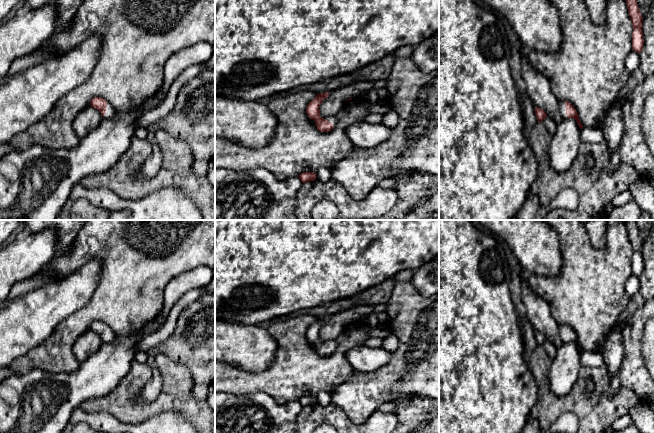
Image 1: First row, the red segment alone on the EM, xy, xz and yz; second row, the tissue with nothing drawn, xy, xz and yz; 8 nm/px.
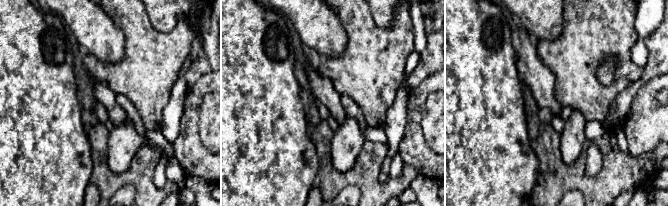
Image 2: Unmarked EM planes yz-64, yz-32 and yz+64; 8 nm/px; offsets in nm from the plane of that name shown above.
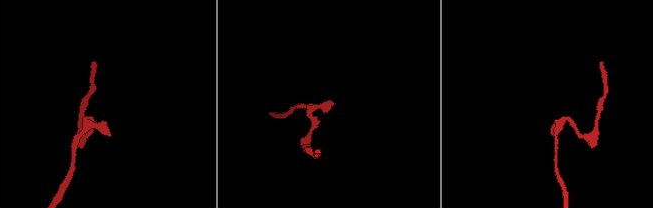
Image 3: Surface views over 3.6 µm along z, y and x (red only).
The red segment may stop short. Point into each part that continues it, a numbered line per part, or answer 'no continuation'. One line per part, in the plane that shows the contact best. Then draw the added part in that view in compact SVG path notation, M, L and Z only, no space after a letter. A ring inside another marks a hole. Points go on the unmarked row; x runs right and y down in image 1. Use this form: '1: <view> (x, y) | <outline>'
1: yz (562, 332) | M559 324L559 335L563 343L567 343L565 325Z

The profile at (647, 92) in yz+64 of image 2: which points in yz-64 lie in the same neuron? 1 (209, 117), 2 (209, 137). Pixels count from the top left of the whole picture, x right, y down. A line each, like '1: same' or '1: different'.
1: different
2: different

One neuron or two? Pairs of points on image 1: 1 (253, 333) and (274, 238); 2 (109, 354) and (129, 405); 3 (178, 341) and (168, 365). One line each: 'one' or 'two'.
1: two
2: two
3: two

